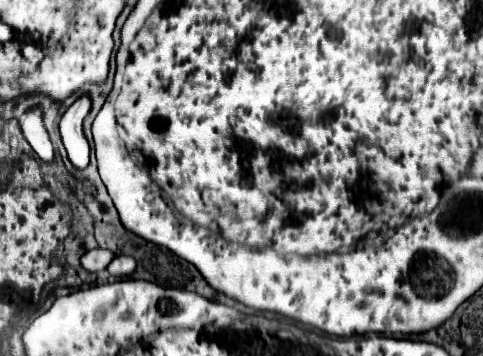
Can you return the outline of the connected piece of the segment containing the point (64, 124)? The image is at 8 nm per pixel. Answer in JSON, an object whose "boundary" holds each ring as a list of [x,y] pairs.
{"boundary":[[[82,95],[68,107],[68,111],[62,115],[60,121],[60,133],[64,147],[68,151],[68,159],[78,169],[84,169],[90,163],[90,145],[82,133],[82,121],[90,113],[90,109],[92,109],[90,97]]]}

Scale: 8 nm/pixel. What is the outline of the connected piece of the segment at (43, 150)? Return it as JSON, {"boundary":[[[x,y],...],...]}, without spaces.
{"boundary":[[[32,107],[24,113],[24,117],[20,119],[20,127],[22,127],[22,133],[24,137],[28,139],[30,147],[34,149],[34,153],[46,161],[46,163],[52,163],[54,161],[54,147],[52,147],[52,141],[50,141],[50,135],[44,127],[44,113],[42,113],[42,107]]]}

